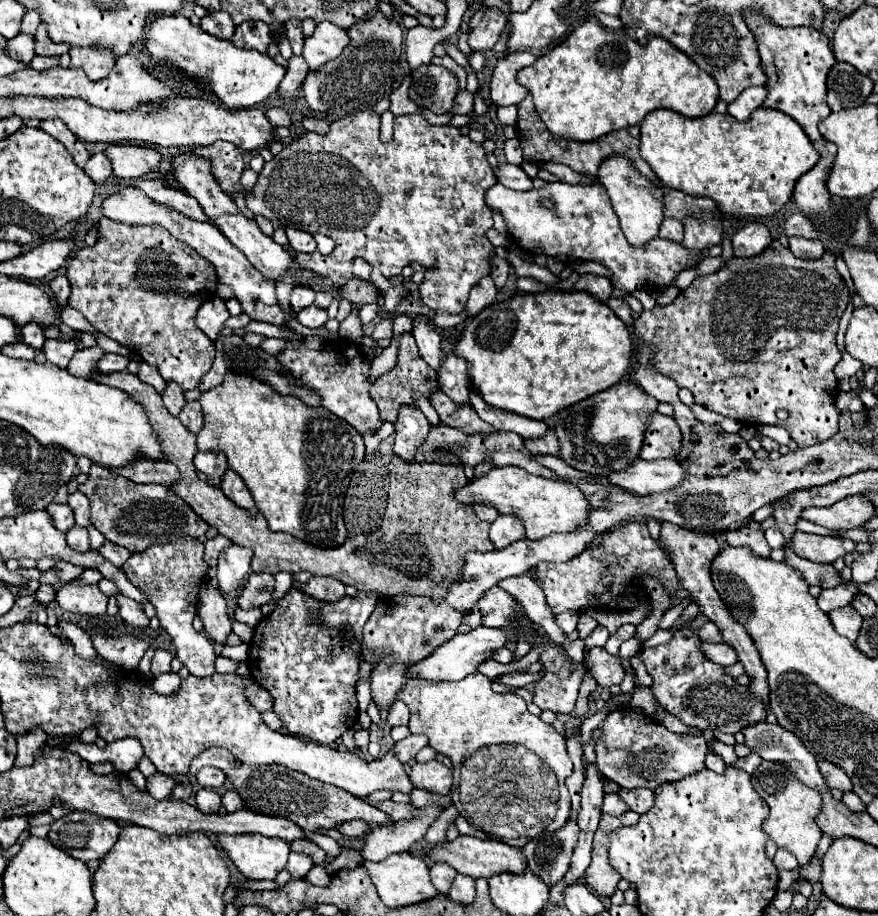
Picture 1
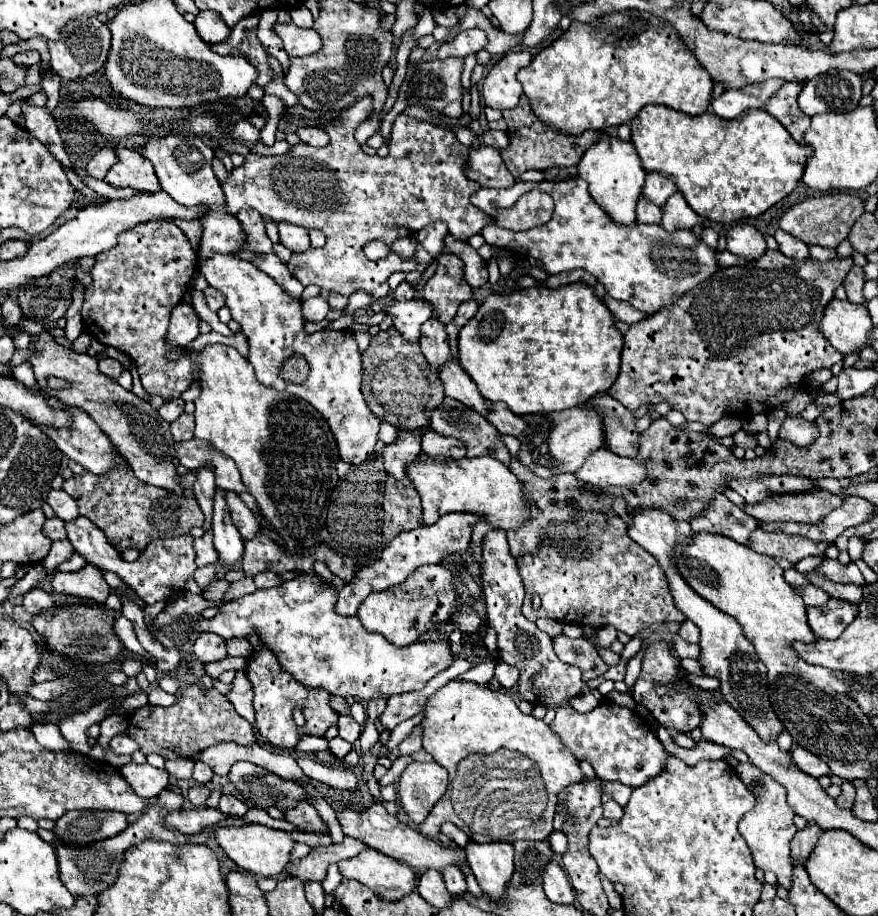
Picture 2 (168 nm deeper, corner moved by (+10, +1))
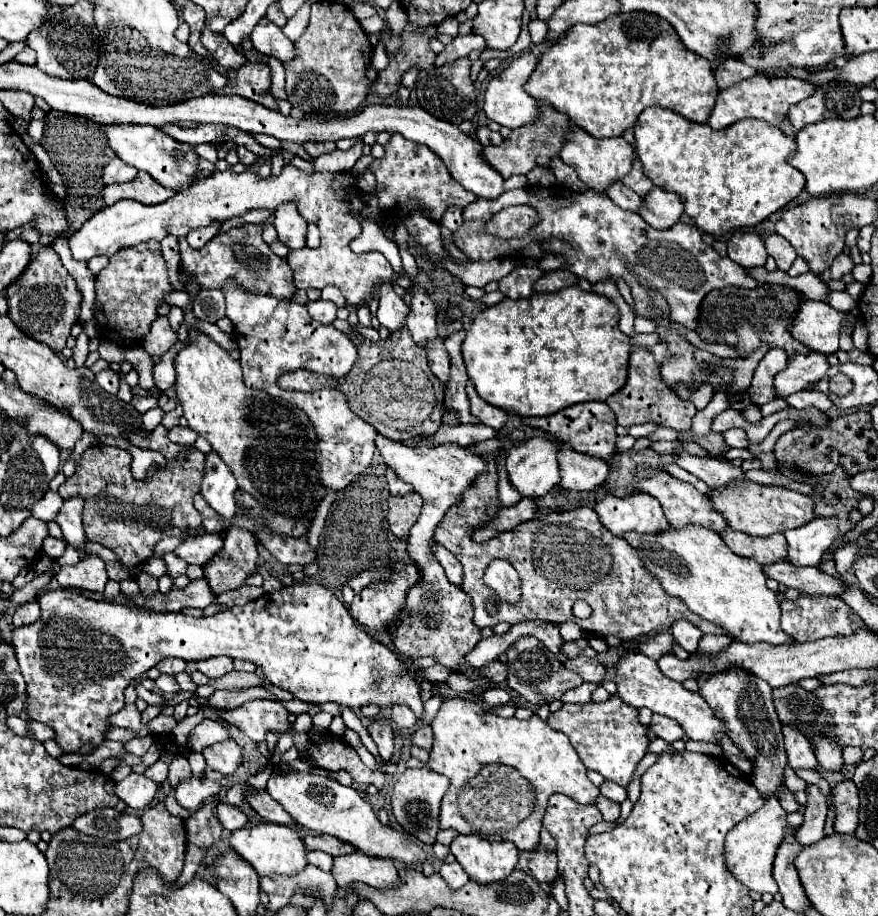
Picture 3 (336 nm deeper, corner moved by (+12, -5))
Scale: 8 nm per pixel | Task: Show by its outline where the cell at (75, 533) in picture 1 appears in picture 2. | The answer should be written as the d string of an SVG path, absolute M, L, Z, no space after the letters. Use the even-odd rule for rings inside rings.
M65 539L65 541L55 541L55 543L51 545L49 555L43 559L43 569L45 569L45 573L51 575L59 563L63 563L63 561L67 561L67 559L71 557L71 553L73 553L73 547L71 547L69 539Z

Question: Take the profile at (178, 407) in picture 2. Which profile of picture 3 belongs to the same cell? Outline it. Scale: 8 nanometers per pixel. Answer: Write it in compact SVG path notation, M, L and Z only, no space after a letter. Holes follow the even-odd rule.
M177 405L173 411L169 411L169 413L165 413L165 417L163 417L163 421L161 421L161 425L165 427L165 429L173 429L177 423L179 423L179 419L181 419L181 415L183 415L183 409L181 409L181 405Z

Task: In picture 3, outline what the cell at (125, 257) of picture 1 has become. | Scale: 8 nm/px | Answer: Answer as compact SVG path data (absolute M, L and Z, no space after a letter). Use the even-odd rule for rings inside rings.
M145 241L135 247L121 249L109 257L109 265L95 279L95 323L101 339L109 339L123 349L139 347L157 319L157 309L165 303L165 295L173 291L169 283L167 263L159 241Z

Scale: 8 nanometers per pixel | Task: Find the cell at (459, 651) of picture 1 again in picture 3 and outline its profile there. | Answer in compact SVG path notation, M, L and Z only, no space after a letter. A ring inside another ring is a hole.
M291 583L279 591L265 593L243 607L235 605L217 615L199 619L183 613L155 613L109 601L93 601L79 593L61 589L43 591L37 601L41 605L41 619L13 629L13 645L27 683L27 713L31 719L53 727L57 733L55 741L65 753L77 753L77 749L87 741L95 747L101 745L109 727L107 717L125 705L125 687L165 657L199 661L227 655L231 659L243 659L263 667L265 677L273 685L291 691L295 699L303 699L307 703L335 701L341 707L351 709L361 709L363 705L377 705L385 709L395 703L403 703L409 705L417 717L423 713L417 675L403 665L399 653L391 651L375 637L369 637L337 595L319 583Z

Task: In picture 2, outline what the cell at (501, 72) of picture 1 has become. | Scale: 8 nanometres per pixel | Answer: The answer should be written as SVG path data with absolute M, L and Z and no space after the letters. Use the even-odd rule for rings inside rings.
M513 51L491 67L483 81L483 99L487 107L499 111L517 107L519 97L523 95L523 87L515 75L519 69L529 65L531 59L533 57L529 51Z

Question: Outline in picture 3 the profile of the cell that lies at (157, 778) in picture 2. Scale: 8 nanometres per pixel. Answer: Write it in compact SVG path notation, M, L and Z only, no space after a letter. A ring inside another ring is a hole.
M129 773L123 781L117 783L117 795L131 807L131 809L147 809L155 795L159 793L161 785L149 781L143 773Z

